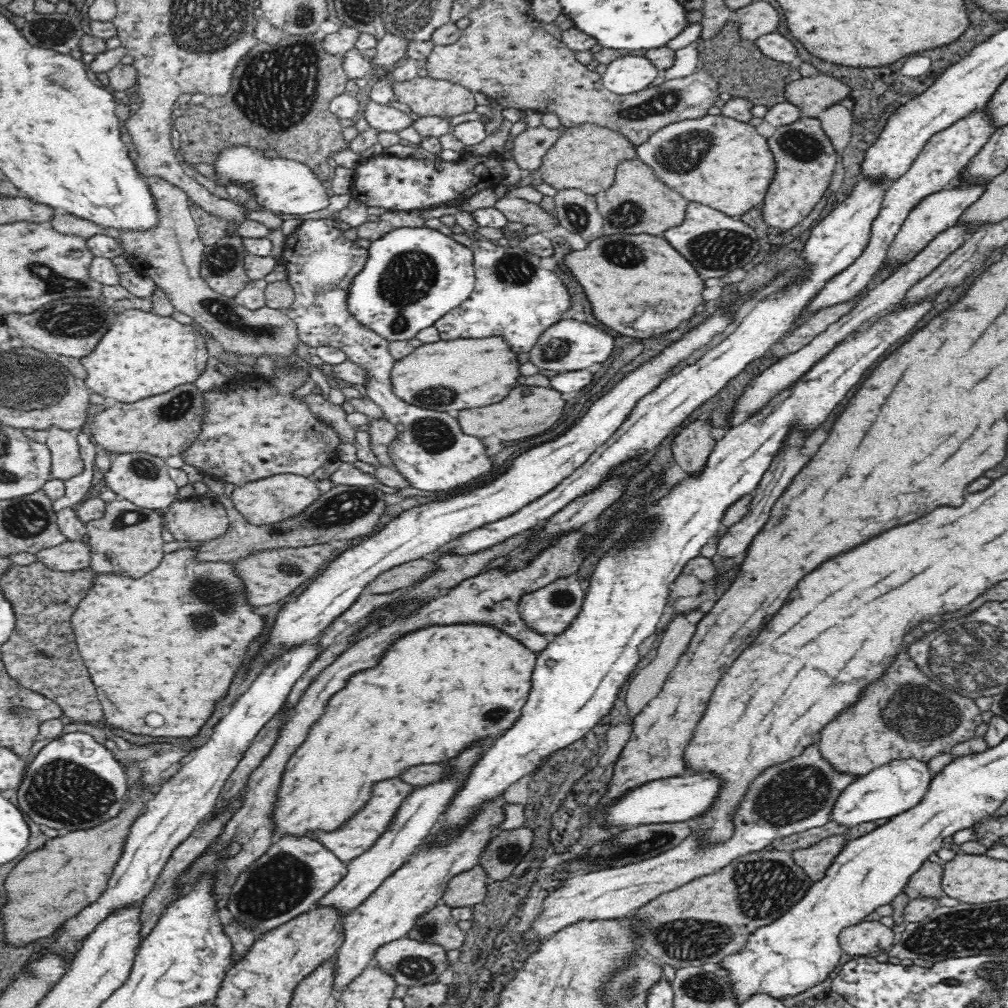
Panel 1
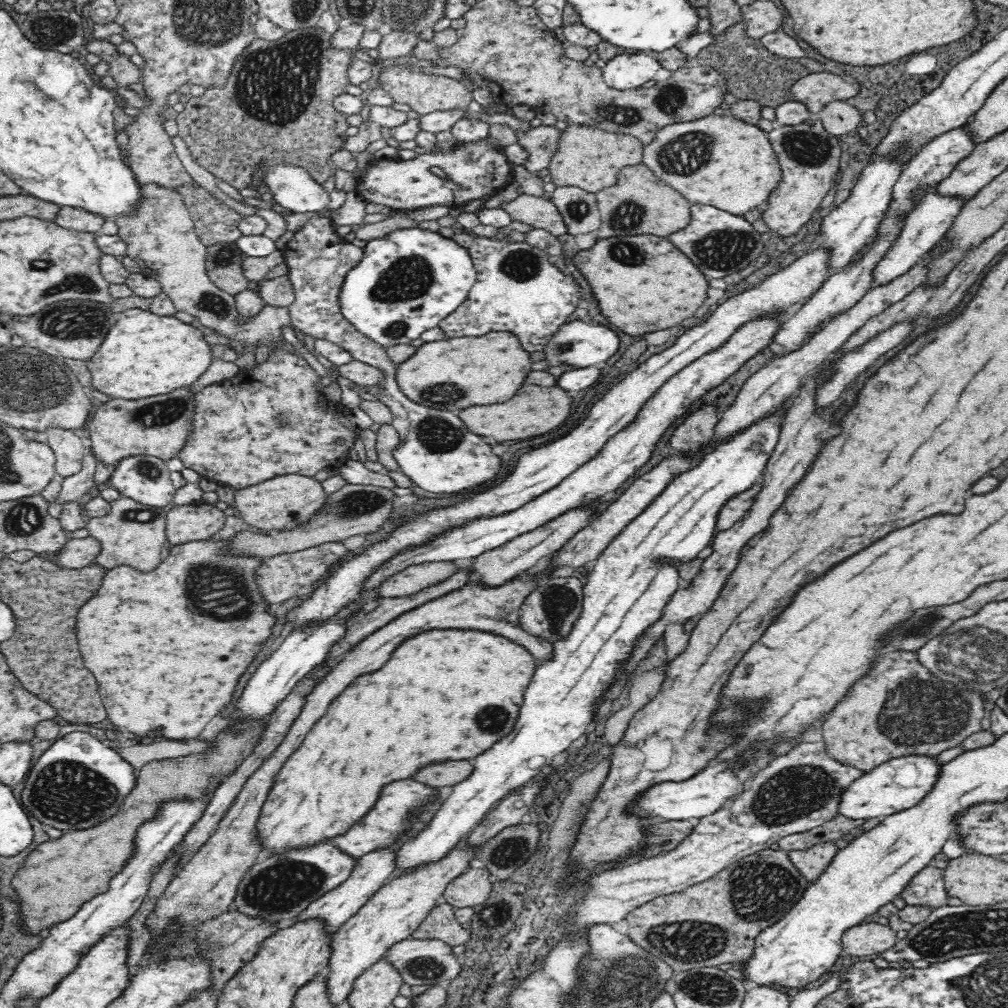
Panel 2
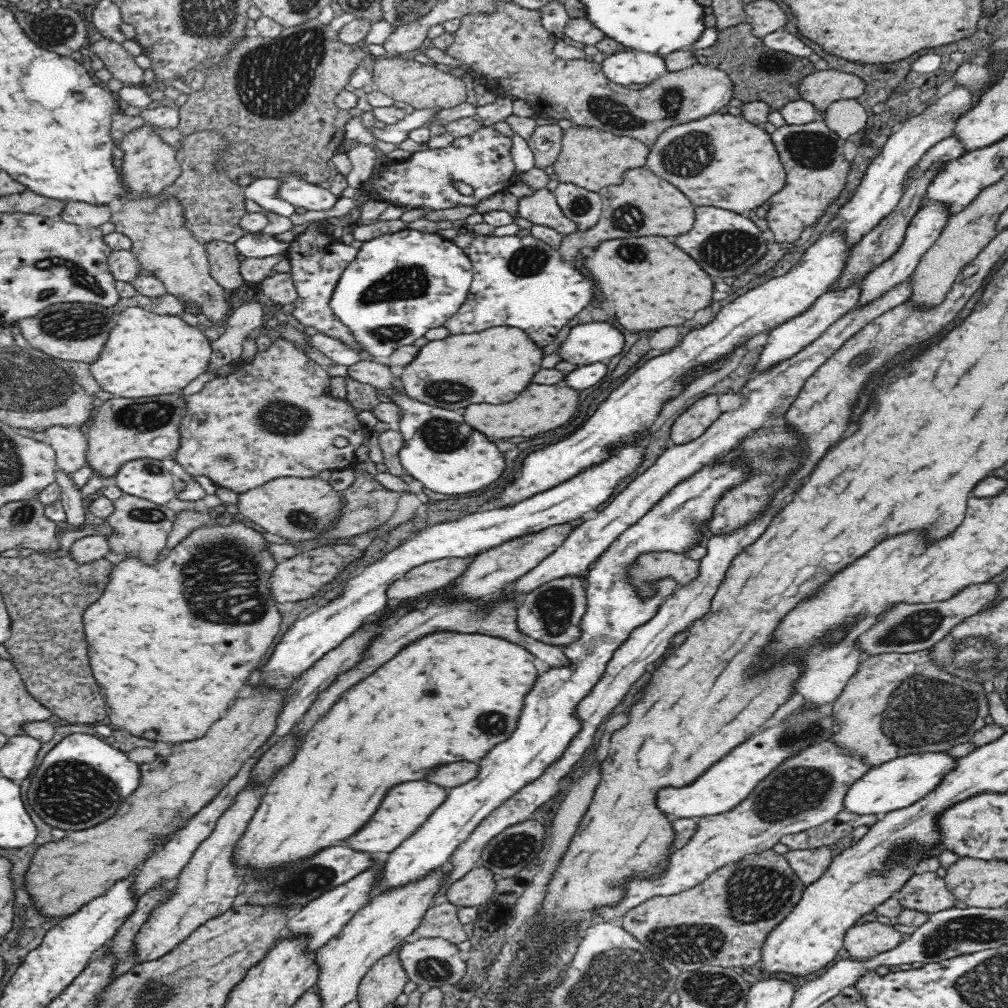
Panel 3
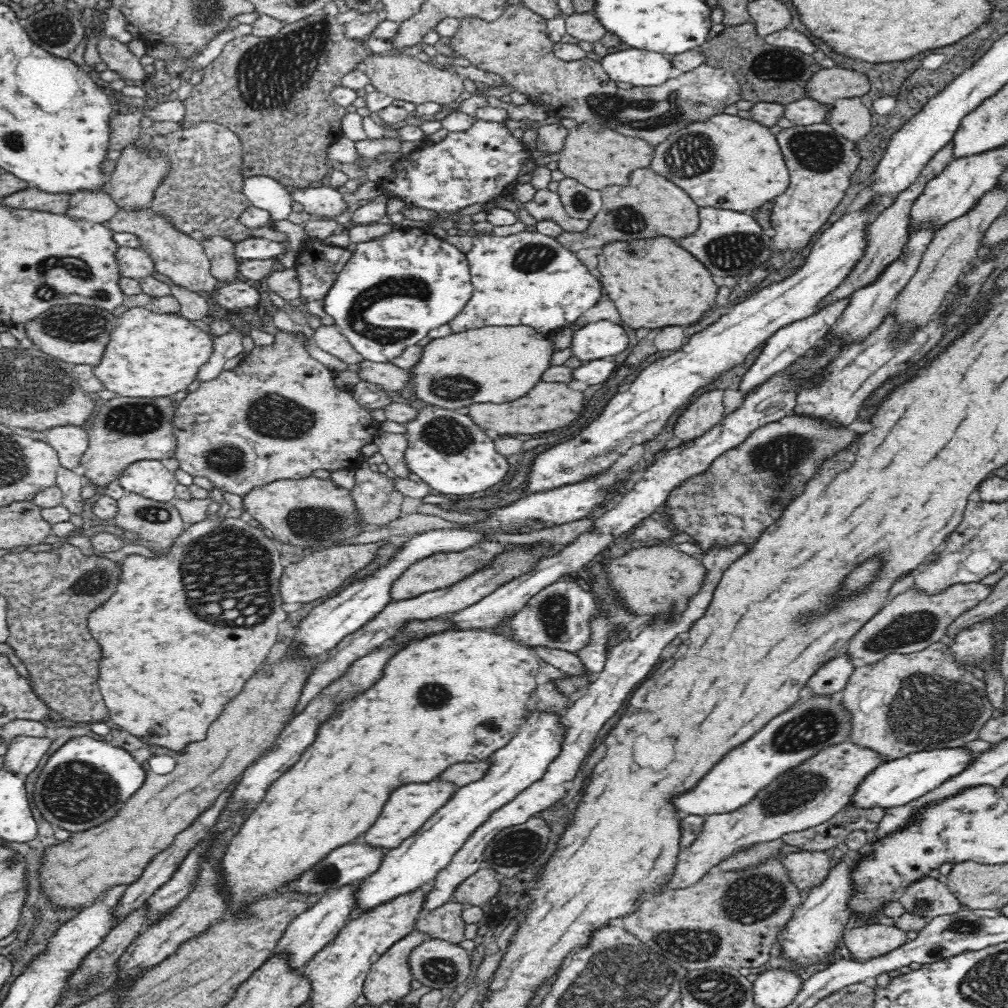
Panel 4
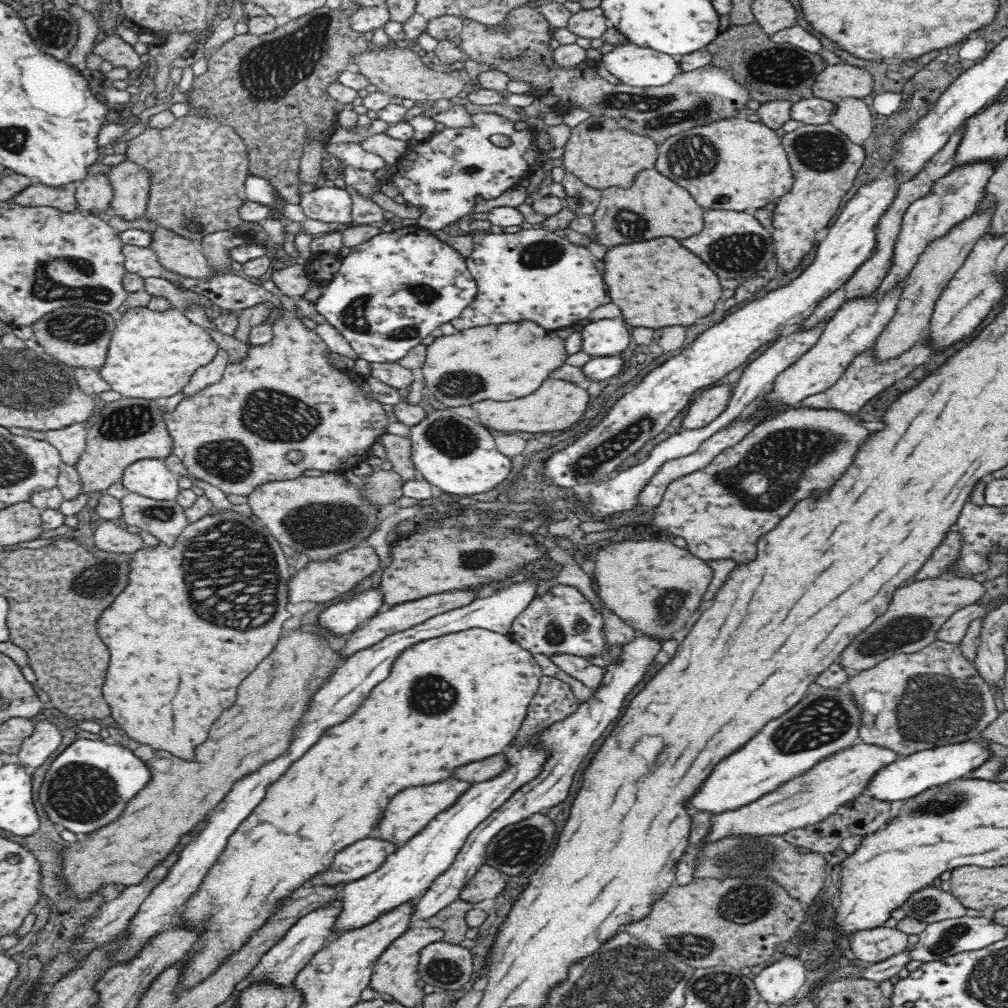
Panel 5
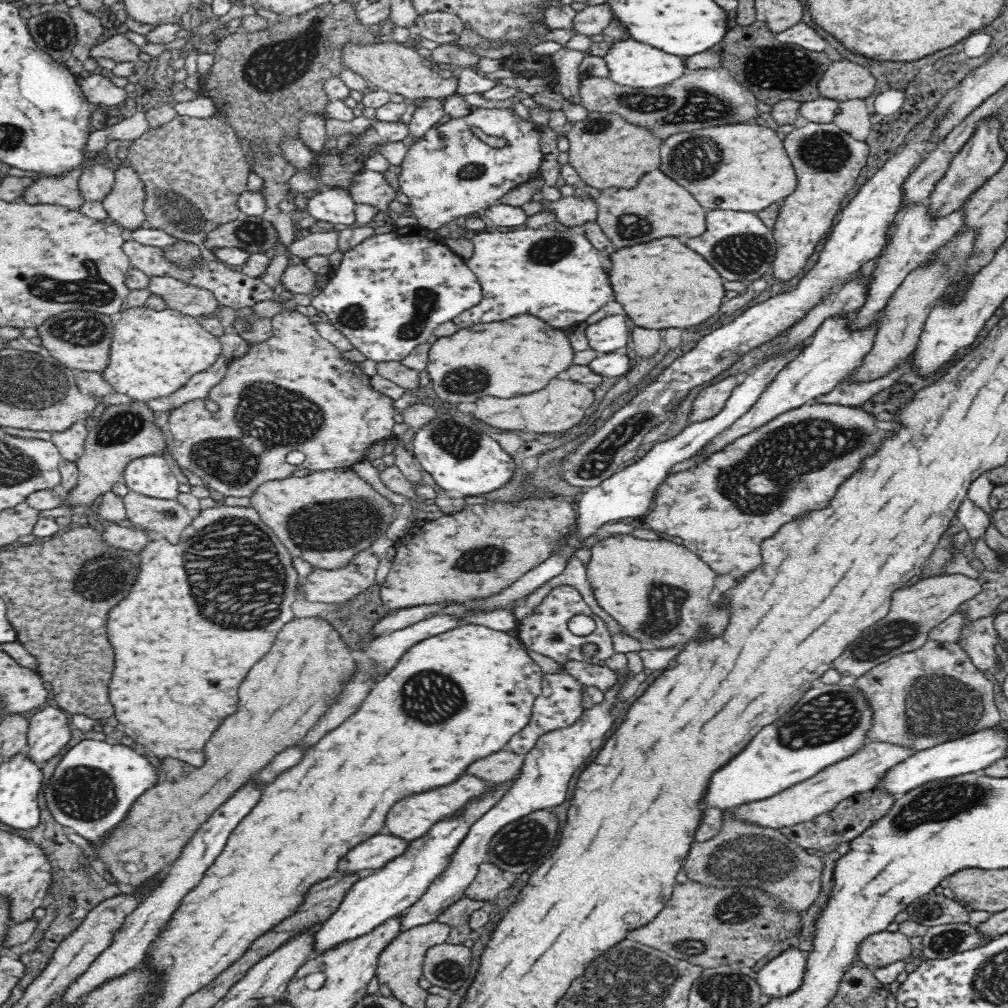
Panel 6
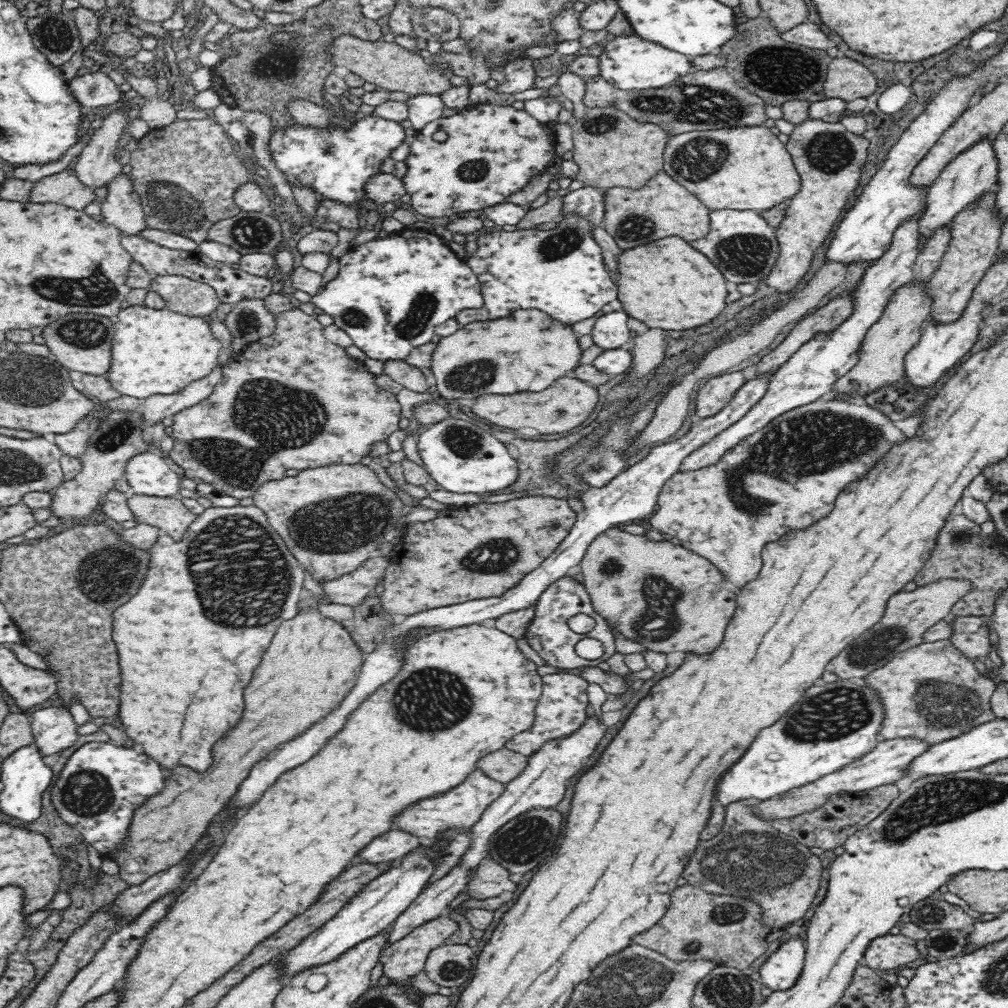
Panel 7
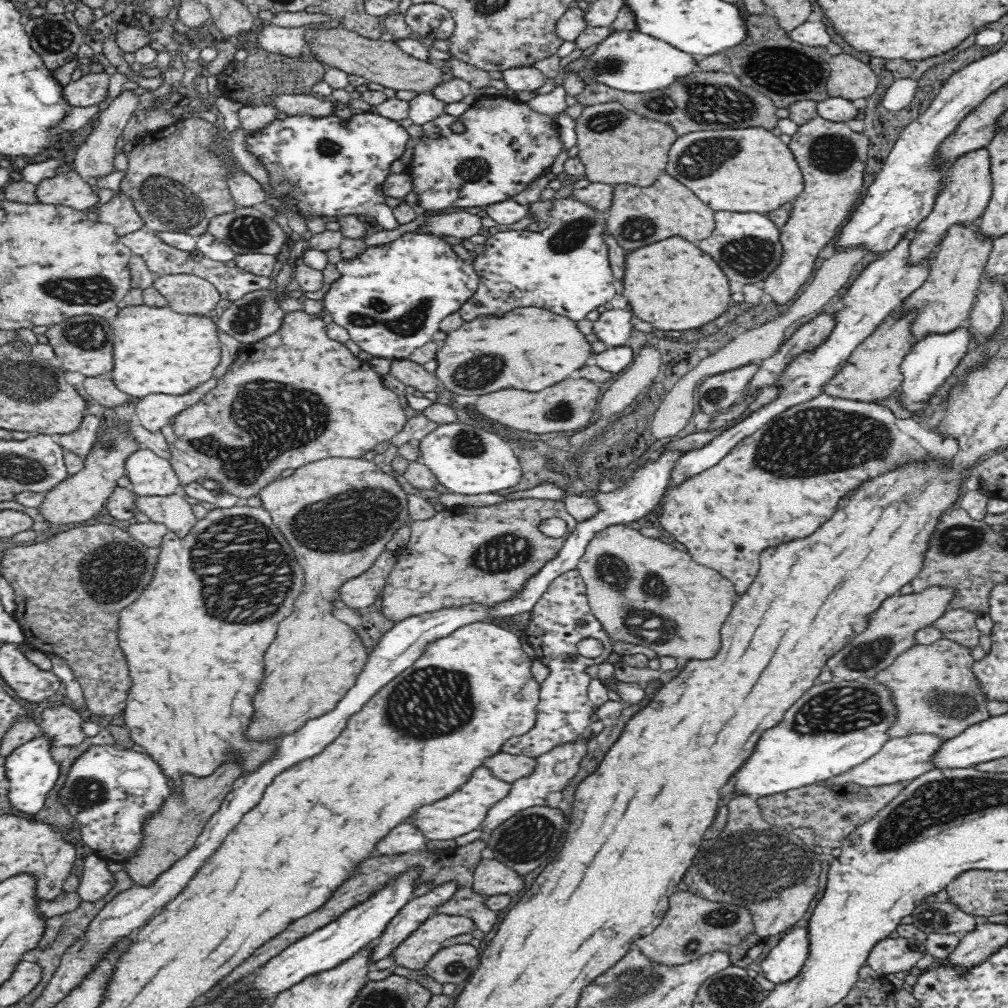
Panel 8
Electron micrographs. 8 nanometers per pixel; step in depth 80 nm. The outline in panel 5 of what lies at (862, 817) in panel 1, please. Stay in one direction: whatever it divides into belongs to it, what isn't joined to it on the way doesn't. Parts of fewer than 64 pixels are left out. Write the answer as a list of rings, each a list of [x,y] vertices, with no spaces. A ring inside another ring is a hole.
[[[982,739],[914,752],[910,756],[894,760],[889,766],[880,768],[864,788],[864,793],[884,803],[897,800],[904,802],[906,799],[912,799],[913,796],[928,791],[929,788],[949,783],[976,771],[990,756],[992,752],[988,750],[988,741]]]

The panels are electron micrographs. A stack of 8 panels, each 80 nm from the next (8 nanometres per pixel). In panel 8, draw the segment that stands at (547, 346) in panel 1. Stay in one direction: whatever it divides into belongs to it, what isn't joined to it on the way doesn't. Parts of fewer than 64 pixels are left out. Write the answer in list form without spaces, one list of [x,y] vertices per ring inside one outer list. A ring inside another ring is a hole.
[[[600,310],[599,318],[593,322],[593,333],[597,340],[608,347],[629,344],[632,314],[628,310]]]

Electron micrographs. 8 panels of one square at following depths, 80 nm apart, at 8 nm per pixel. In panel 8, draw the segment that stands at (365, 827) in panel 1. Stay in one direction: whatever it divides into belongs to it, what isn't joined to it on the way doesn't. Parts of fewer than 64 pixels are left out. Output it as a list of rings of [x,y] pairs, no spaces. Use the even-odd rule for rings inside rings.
[[[480,766],[470,775],[466,784],[460,786],[454,794],[436,800],[432,804],[424,804],[407,820],[410,820],[408,823],[416,825],[428,840],[452,840],[478,829],[482,820],[486,818],[486,812],[496,802],[502,800],[510,792],[510,788],[510,783],[498,780],[498,777],[490,773],[490,769]]]

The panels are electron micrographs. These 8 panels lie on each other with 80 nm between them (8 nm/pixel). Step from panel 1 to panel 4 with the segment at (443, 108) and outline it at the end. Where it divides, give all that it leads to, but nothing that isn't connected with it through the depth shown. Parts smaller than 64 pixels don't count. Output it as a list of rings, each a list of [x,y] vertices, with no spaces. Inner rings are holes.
[[[371,54],[364,62],[368,66],[366,75],[370,78],[375,89],[388,94],[393,99],[413,102],[416,106],[427,103],[448,105],[450,102],[458,102],[460,100],[458,98],[465,92],[464,77],[450,73],[446,68],[435,63],[420,62],[414,56]]]

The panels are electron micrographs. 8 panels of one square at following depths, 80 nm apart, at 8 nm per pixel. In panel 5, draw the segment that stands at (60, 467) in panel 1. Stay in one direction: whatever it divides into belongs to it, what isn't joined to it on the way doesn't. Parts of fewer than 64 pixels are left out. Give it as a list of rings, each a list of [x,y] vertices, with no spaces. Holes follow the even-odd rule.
[[[78,423],[46,431],[45,440],[58,449],[62,462],[74,467],[86,448],[86,427]]]

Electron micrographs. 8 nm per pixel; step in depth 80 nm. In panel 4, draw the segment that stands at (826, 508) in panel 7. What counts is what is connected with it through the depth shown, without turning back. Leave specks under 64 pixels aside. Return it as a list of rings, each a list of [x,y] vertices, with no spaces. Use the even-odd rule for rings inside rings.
[[[788,415],[779,421],[757,428],[736,448],[720,455],[701,475],[685,480],[669,494],[666,505],[672,515],[672,523],[678,531],[686,532],[696,540],[695,544],[708,551],[710,546],[726,546],[734,542],[747,542],[748,550],[756,544],[761,533],[778,521],[784,508],[802,494],[806,482],[816,474],[818,466],[834,456],[838,450],[846,448],[858,434],[848,428],[834,428],[834,425],[802,415]]]

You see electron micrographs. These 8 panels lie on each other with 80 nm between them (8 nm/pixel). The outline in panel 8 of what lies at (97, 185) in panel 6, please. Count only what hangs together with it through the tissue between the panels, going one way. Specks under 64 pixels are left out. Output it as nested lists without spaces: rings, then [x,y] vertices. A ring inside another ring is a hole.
[[[122,91],[118,97],[110,100],[110,106],[100,114],[95,129],[77,149],[72,170],[76,171],[78,175],[80,175],[80,178],[86,182],[90,180],[90,178],[96,178],[96,180],[98,180],[116,171],[114,167],[117,153],[116,144],[118,138],[120,138],[120,134],[122,134],[122,130],[126,128],[128,120],[133,116],[136,106],[138,106],[138,98],[134,96],[131,91]]]

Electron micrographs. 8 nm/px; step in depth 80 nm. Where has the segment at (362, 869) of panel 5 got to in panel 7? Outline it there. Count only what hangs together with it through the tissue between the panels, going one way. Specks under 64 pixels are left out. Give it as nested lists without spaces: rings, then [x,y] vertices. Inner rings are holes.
[[[390,829],[386,834],[374,838],[360,854],[356,856],[356,864],[380,864],[401,859],[408,852],[414,851],[423,842],[420,838],[398,829]]]

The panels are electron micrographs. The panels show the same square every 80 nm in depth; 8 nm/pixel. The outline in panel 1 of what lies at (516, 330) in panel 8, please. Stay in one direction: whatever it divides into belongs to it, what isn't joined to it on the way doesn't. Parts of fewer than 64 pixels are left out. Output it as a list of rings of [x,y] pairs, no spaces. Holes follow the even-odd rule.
[[[497,336],[423,343],[408,356],[395,360],[390,370],[390,385],[396,397],[418,408],[438,412],[482,408],[504,400],[516,386],[520,376],[516,355],[506,341]]]

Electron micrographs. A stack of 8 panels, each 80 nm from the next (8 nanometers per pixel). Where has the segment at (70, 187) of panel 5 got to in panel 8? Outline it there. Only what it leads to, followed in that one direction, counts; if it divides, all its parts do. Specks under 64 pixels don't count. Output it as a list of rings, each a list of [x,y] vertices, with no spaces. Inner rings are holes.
[[[63,169],[52,178],[44,178],[36,185],[35,191],[40,203],[60,204],[79,211],[98,202],[94,186],[69,169]]]

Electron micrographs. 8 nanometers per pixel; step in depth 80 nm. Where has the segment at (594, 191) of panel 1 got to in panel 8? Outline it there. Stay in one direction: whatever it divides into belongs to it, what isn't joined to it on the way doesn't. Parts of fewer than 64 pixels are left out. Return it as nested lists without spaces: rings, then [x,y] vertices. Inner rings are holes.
[[[616,101],[582,108],[581,115],[574,122],[574,130],[577,136],[577,157],[584,164],[584,174],[581,178],[590,183],[614,186],[650,186],[665,172],[668,150],[678,138],[668,124],[642,118]]]

